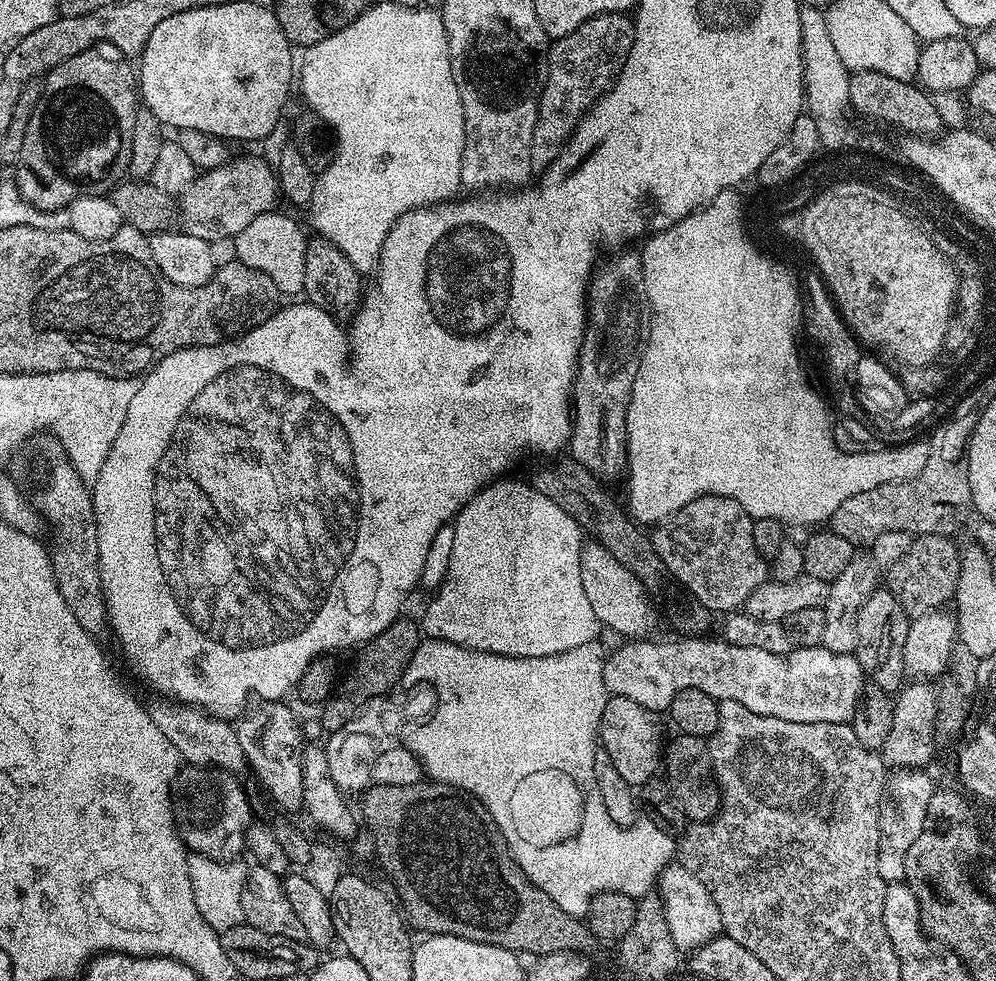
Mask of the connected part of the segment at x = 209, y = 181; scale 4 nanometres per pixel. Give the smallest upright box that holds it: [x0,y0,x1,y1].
[182,156,278,242]

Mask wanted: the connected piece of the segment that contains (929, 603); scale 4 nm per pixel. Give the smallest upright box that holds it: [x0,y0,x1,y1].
[887,534,962,618]

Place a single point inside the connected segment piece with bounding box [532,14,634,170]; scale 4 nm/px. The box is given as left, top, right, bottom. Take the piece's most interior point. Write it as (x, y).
(582, 66)

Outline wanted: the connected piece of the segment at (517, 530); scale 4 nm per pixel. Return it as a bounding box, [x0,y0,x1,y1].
[423,479,602,658]

